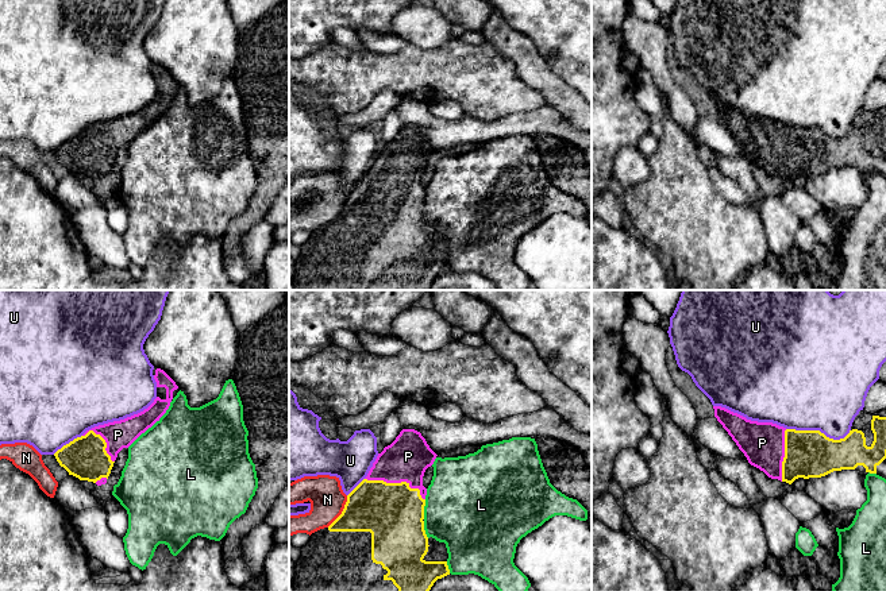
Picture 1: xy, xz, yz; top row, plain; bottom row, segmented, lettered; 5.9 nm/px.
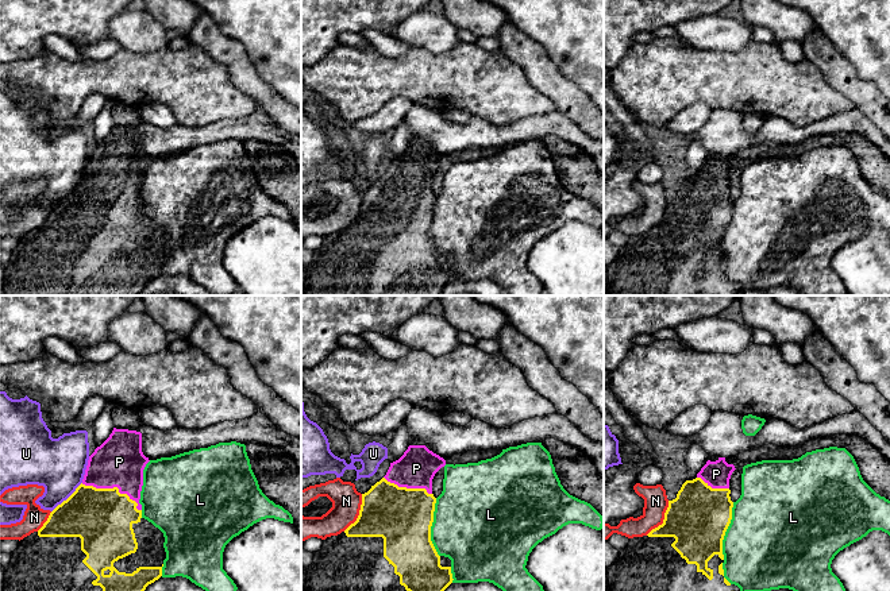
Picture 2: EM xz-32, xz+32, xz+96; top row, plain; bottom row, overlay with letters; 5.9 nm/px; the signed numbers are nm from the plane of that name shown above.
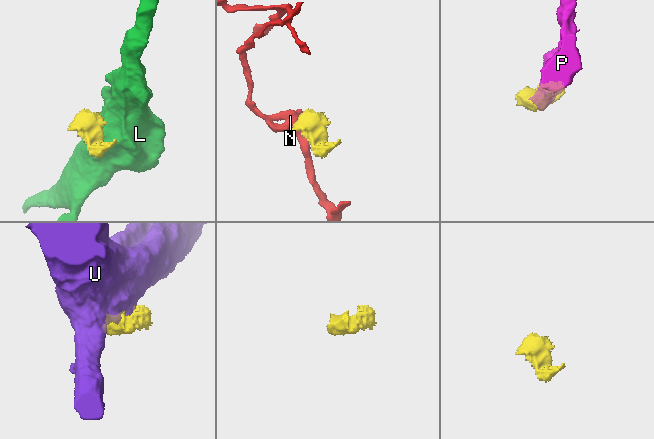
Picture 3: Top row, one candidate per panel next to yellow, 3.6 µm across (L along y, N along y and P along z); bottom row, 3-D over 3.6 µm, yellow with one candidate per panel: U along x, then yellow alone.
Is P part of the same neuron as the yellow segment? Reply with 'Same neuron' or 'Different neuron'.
Same neuron

